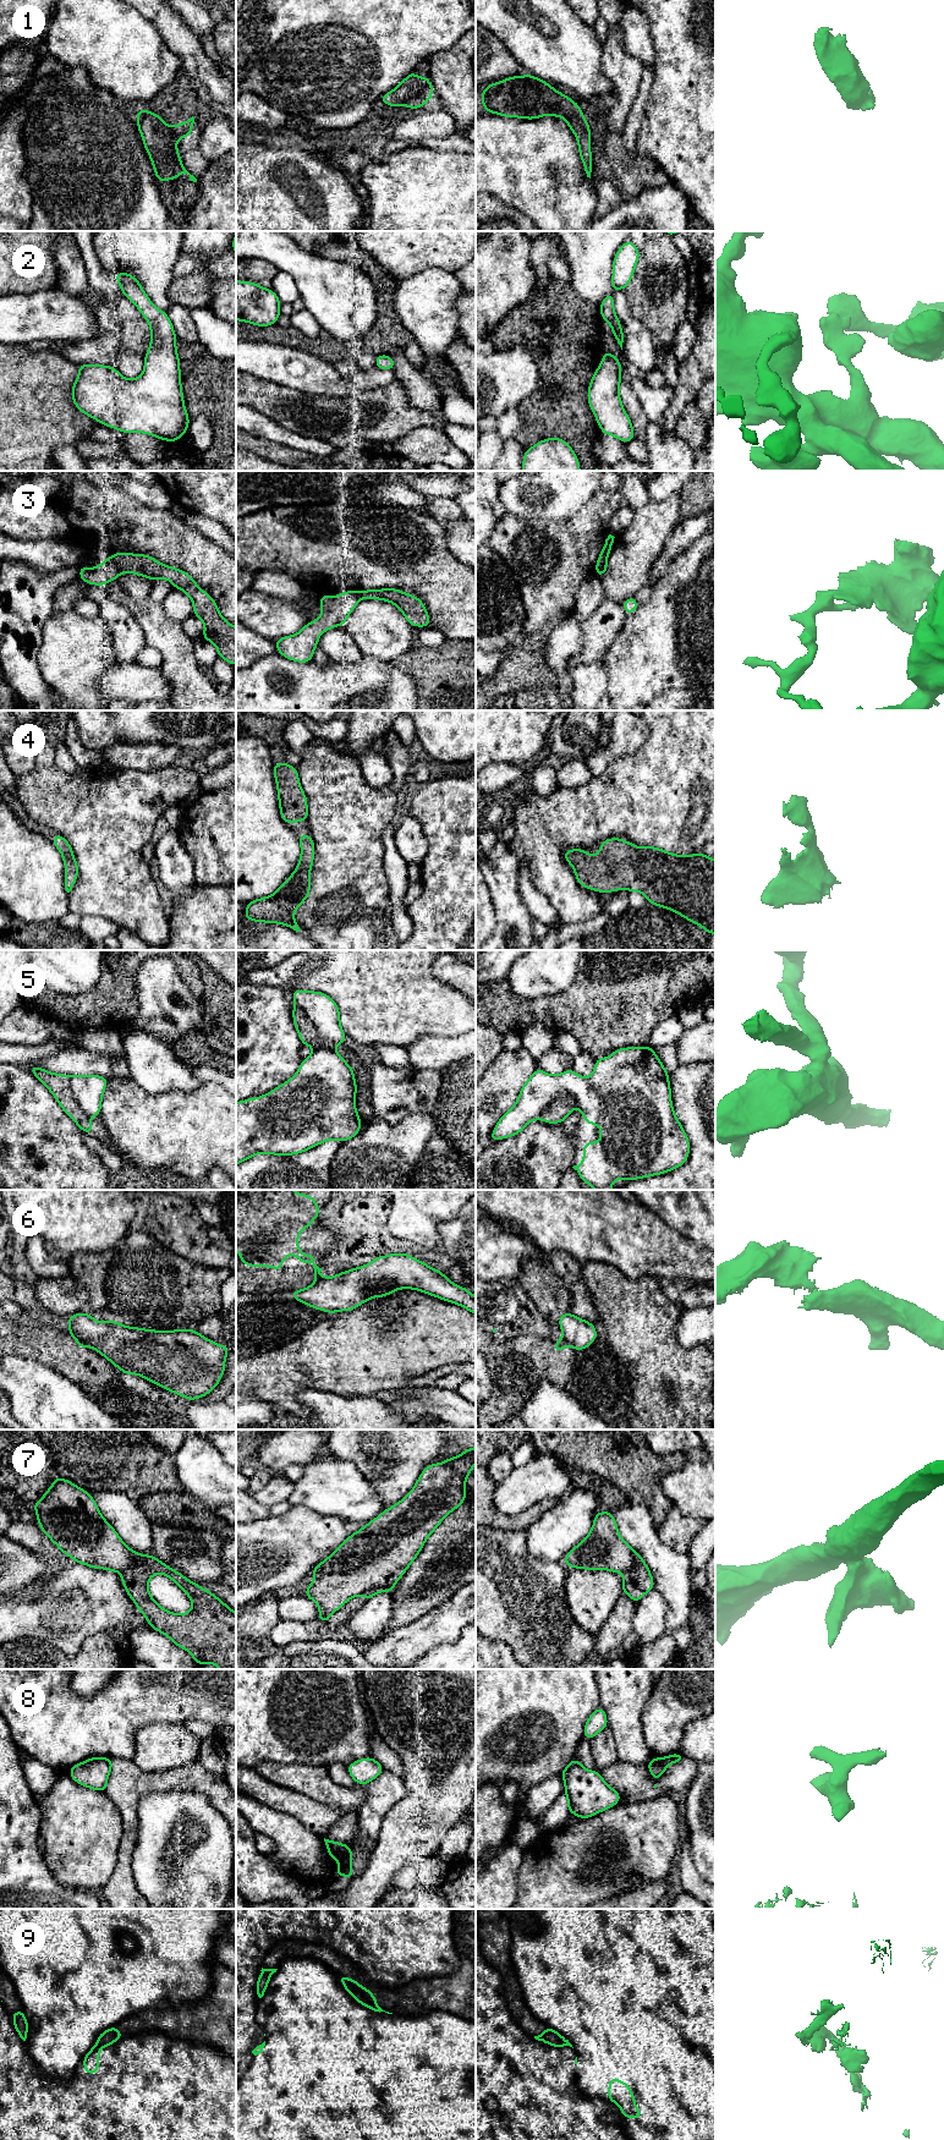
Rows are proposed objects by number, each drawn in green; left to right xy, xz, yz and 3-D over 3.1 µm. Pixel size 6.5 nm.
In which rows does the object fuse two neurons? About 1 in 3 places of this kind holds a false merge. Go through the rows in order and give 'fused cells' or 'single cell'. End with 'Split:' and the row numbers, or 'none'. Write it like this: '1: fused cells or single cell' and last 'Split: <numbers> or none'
1: single cell
2: single cell
3: fused cells
4: single cell
5: fused cells
6: fused cells
7: fused cells
8: fused cells
9: fused cells
Split: 3, 5, 6, 7, 8, 9

